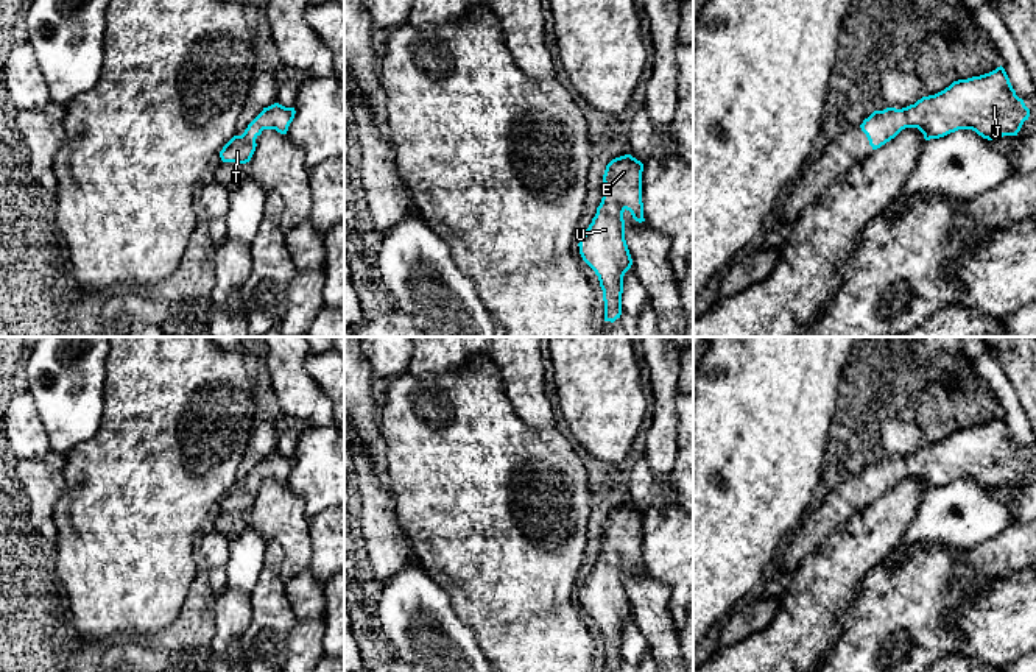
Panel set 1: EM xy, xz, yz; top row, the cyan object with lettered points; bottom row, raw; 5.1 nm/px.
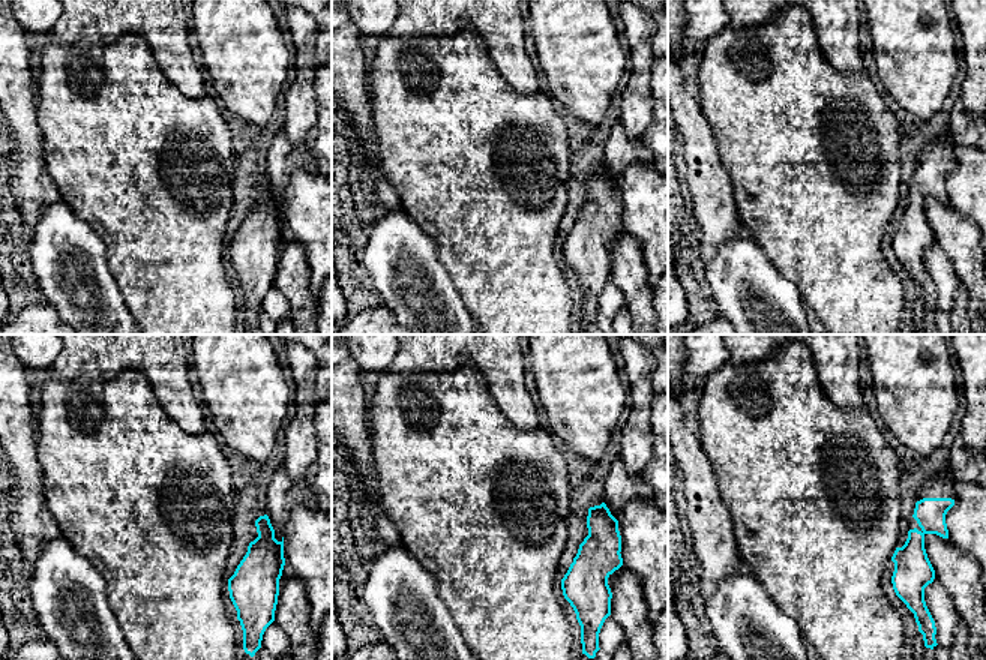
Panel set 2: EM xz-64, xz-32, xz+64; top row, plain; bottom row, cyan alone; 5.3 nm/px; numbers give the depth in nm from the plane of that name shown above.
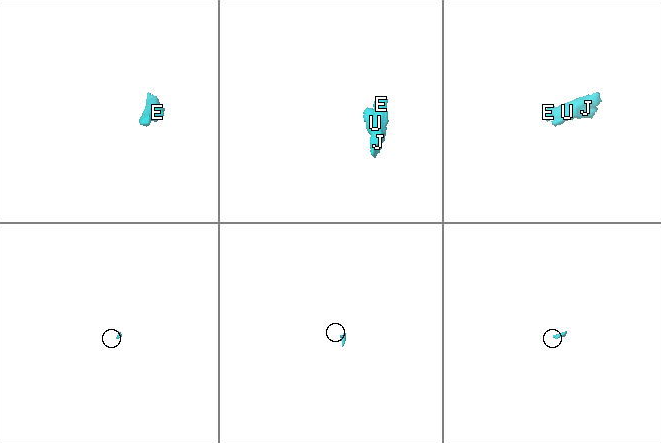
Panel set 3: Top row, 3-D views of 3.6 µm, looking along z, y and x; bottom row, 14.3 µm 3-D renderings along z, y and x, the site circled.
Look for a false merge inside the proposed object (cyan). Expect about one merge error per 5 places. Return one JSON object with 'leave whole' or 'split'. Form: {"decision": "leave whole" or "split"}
{"decision": "leave whole"}

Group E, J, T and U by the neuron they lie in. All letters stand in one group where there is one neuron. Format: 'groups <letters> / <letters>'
groups E J T U

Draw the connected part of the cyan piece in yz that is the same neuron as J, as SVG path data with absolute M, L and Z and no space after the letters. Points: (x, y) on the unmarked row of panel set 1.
M1005 418L953 430L944 440L922 446L902 458L874 460L860 474L872 499L894 488L905 477L918 477L925 490L958 479L972 479L983 488L1017 485L1030 458L1016 444Z

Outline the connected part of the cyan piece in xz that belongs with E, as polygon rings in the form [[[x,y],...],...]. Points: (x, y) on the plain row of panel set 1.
[[[631,504],[615,507],[606,515],[603,524],[606,543],[578,592],[583,610],[598,625],[604,670],[611,672],[622,664],[623,625],[633,614],[625,589],[623,561],[629,560],[636,571],[645,571],[642,521],[643,513]]]

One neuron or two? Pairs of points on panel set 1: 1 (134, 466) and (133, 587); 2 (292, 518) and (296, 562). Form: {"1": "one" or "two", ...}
{"1": "one", "2": "one"}

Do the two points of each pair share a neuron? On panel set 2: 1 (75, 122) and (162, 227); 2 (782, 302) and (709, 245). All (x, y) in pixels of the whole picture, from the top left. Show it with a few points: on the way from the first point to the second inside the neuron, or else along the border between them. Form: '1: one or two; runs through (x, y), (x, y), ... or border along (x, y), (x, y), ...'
1: one; runs through (101, 147), (107, 153), (107, 167), (140, 201)
2: two; border along (743, 228), (731, 236), (706, 264)

